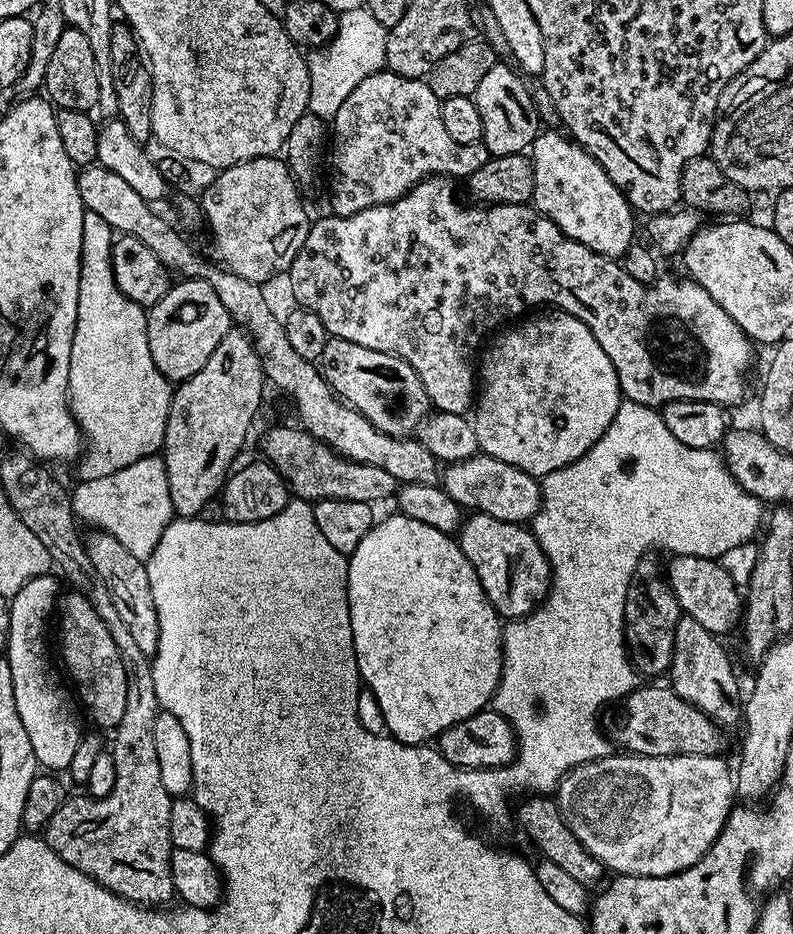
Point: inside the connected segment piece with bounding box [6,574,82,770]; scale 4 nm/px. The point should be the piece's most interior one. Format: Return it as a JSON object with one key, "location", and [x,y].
{"location":[43,704]}

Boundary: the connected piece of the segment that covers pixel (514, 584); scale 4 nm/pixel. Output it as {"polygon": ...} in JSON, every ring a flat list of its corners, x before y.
{"polygon":[[473,511,463,517,458,543,470,566,474,566,474,574,478,574,486,598,490,598,490,606,494,606,505,621,529,616,547,600,548,590,552,587,552,568,531,527]]}

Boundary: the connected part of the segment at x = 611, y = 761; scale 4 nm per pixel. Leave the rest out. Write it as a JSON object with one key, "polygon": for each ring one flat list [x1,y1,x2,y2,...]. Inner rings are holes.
{"polygon":[[609,754,600,760,591,760,585,764,580,764,574,770,570,770,560,780,560,787,554,793,554,799,560,809,560,815,568,829,598,858,603,862,605,869,622,876,669,876,675,872,686,870,690,866,697,864,710,850,710,846,718,838,718,834,724,829,724,823,728,820,728,815,732,813,734,807,734,797,736,796,736,786,734,783,734,772,726,761,717,756,676,756,676,757,646,757,635,754,621,754,615,756]]}

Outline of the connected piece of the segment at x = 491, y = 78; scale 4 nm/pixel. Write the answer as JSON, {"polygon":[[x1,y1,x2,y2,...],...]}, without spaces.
{"polygon":[[496,63,483,76,482,82,478,82,474,99,478,114,482,114,482,142,492,156,505,156,531,149,533,140,541,131,542,121,536,112,529,85,524,85,523,78,510,65]]}

